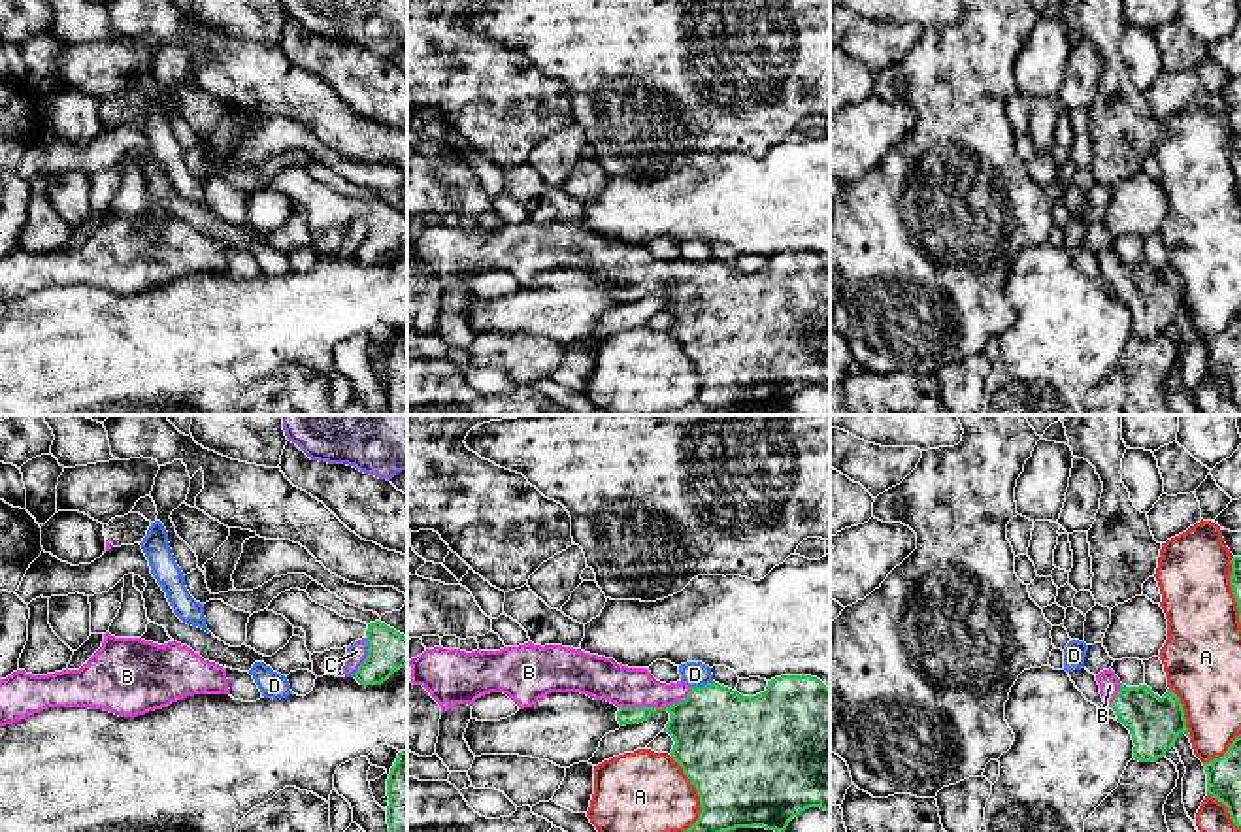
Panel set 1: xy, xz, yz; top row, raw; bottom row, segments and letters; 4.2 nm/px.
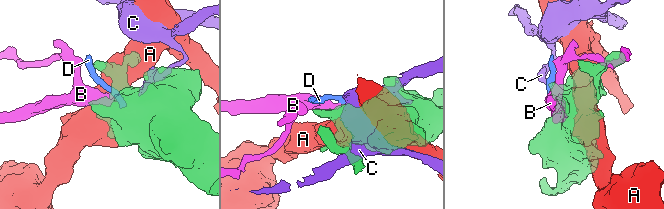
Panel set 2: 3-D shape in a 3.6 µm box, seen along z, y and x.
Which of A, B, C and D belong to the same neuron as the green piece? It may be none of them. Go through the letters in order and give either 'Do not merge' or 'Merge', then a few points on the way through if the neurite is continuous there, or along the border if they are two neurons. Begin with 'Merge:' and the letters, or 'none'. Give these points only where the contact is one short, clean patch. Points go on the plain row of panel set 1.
Merge: B
A: Do not merge
B: Merge
C: Do not merge. Boundary: xy (364, 216), (366, 236), (351, 253)
D: Do not merge. Boundary: xz (713, 259), (691, 265)

